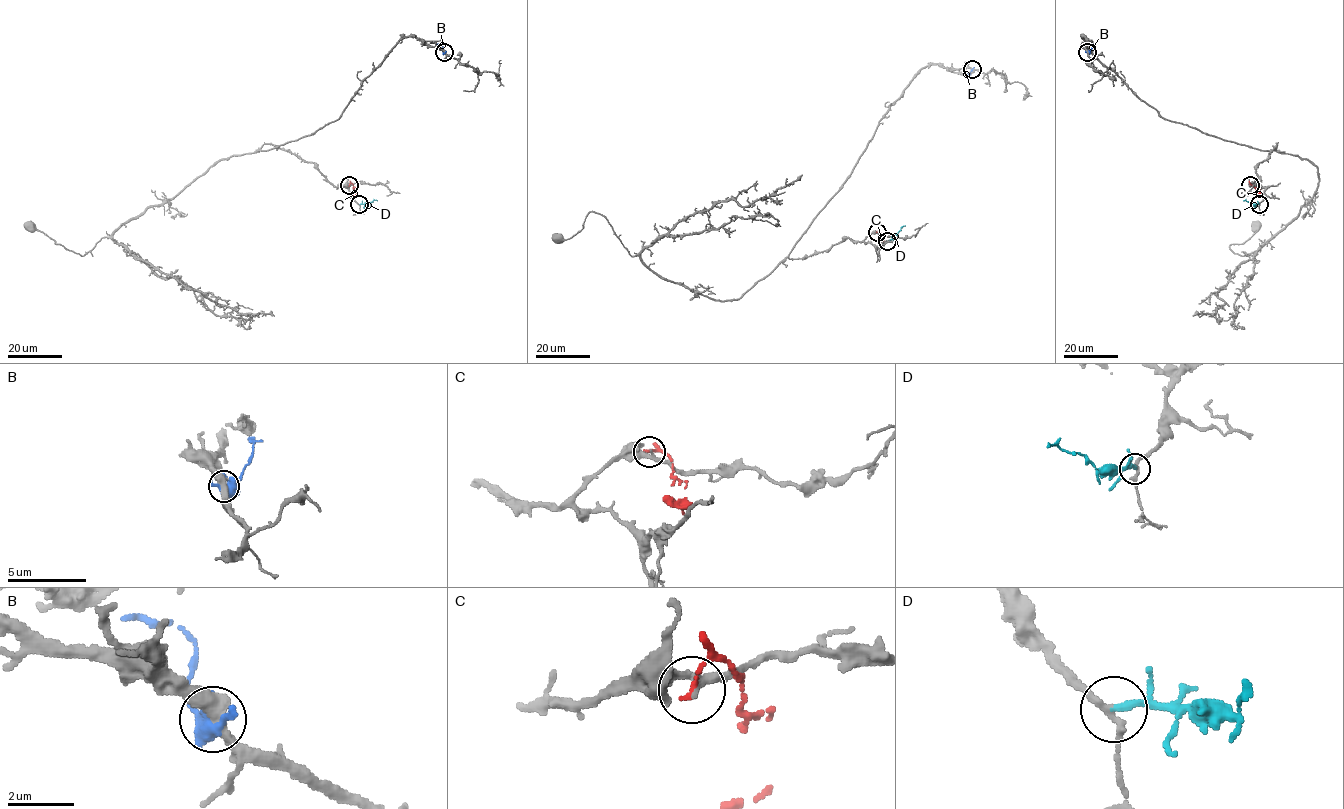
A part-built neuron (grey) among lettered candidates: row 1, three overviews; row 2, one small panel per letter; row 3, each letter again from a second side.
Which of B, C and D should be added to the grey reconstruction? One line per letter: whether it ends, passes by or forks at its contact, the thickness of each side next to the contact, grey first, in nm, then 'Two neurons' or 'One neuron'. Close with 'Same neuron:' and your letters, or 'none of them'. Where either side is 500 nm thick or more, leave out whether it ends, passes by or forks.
B: Thickness 480 nm (grey) against 650 nm. Two neurons
C: It ends there. Thickness 240 nm (grey) against 140 nm. Two neurons
D: It ends there. Thickness 200 nm (grey) against 200 nm. One neuron
Same neuron: D

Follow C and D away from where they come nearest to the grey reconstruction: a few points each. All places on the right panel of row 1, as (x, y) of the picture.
C: (1250, 186), (1250, 183), (1259, 189), (1258, 195)
D: (1258, 204), (1243, 201)

